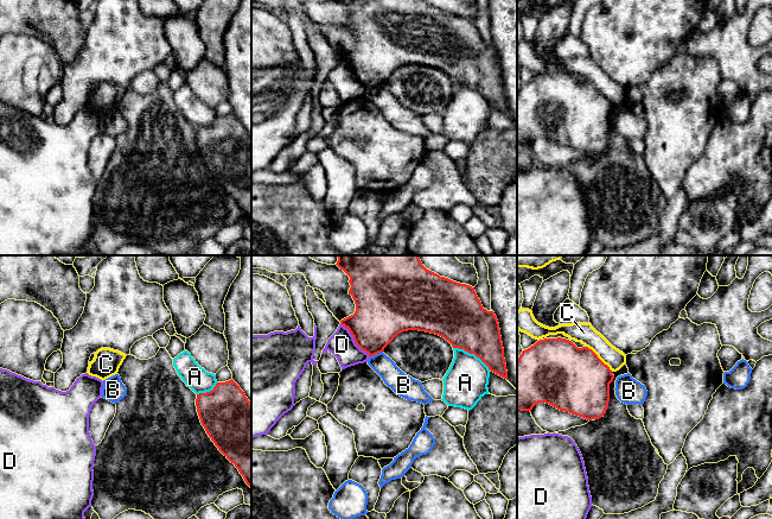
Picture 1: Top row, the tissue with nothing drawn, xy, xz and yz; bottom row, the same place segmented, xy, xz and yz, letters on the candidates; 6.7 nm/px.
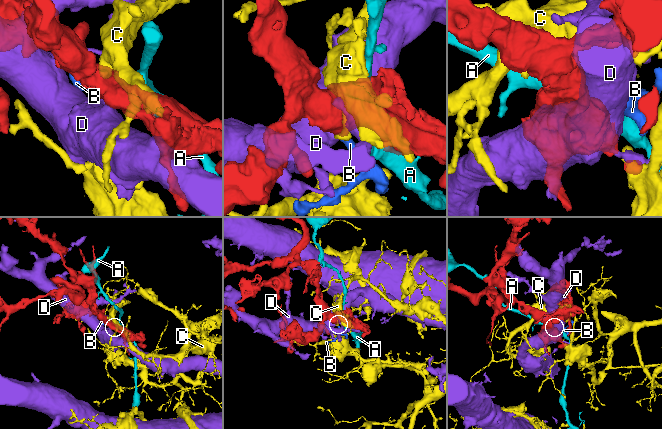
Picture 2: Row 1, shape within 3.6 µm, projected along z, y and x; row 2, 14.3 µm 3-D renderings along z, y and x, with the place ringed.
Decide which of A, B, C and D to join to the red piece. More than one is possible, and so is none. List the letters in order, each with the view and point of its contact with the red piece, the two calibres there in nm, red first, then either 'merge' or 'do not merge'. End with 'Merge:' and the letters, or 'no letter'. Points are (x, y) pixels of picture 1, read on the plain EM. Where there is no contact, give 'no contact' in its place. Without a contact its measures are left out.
A: contact xz (472, 87); calibres 340 and 300 nm; do not merge
B: contact xz (376, 87); calibres 340 and 140 nm; do not merge
C: contact yz (598, 92); calibres 440 and 140 nm; do not merge
D: contact xz (353, 73); calibres 360 and 180 nm; do not merge
Merge: no letter

